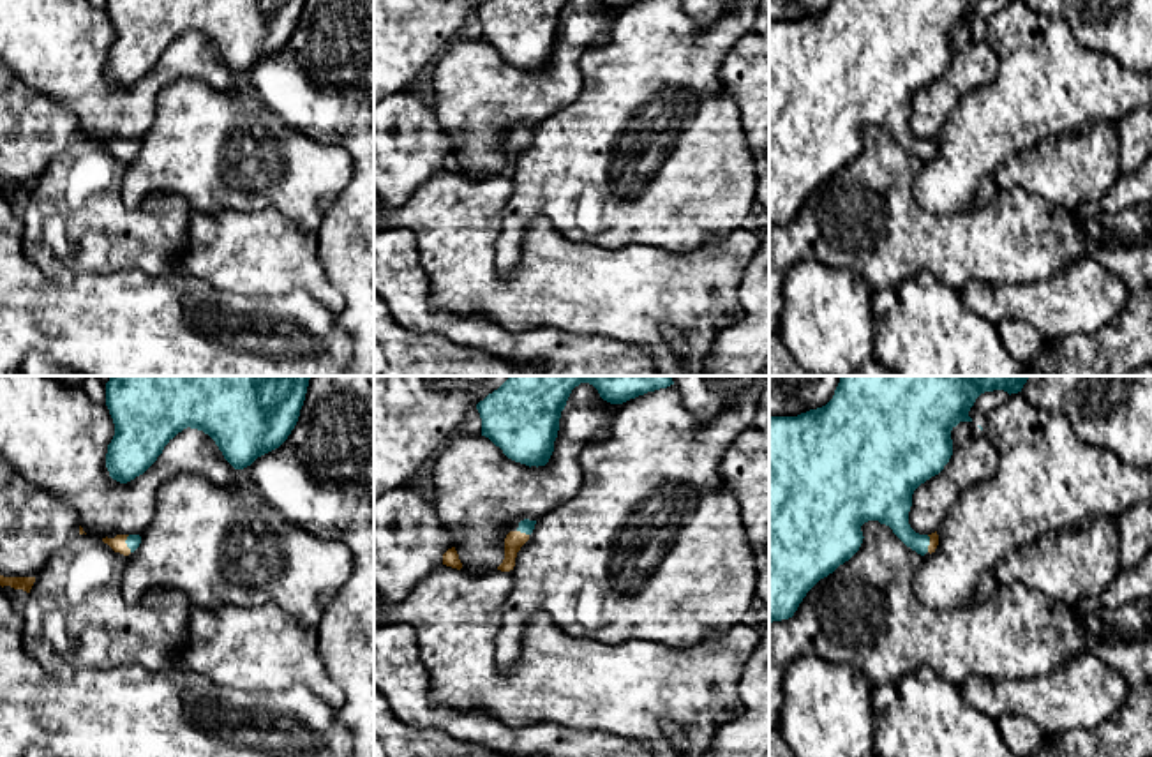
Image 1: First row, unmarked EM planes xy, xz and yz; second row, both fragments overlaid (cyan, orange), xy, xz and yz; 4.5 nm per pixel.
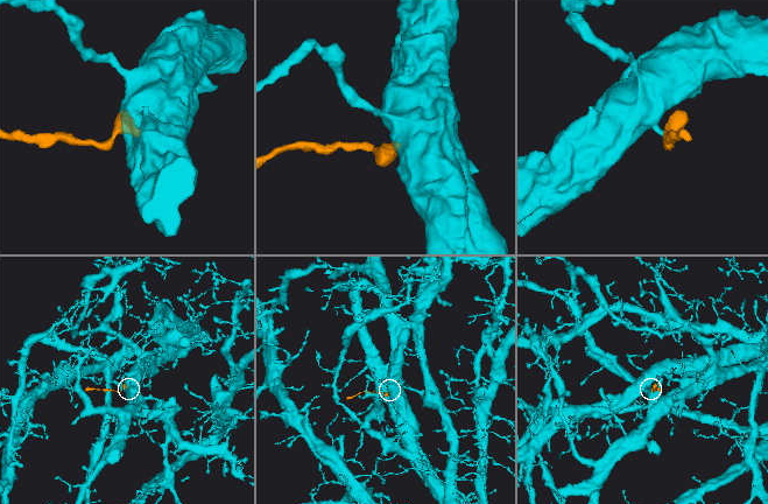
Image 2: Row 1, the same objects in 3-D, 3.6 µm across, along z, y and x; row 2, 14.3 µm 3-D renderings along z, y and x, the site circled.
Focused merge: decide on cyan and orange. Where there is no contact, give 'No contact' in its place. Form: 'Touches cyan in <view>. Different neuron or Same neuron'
Touches cyan in xy. Same neuron

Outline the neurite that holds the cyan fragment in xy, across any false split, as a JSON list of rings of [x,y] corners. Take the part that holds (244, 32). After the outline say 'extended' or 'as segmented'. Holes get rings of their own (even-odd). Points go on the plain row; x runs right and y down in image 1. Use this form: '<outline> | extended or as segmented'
[[[106,0],[115,28],[106,72],[113,85],[127,88],[143,79],[178,37],[191,32],[208,39],[224,64],[235,74],[243,74],[288,44],[303,5],[305,0]]] | as segmented

